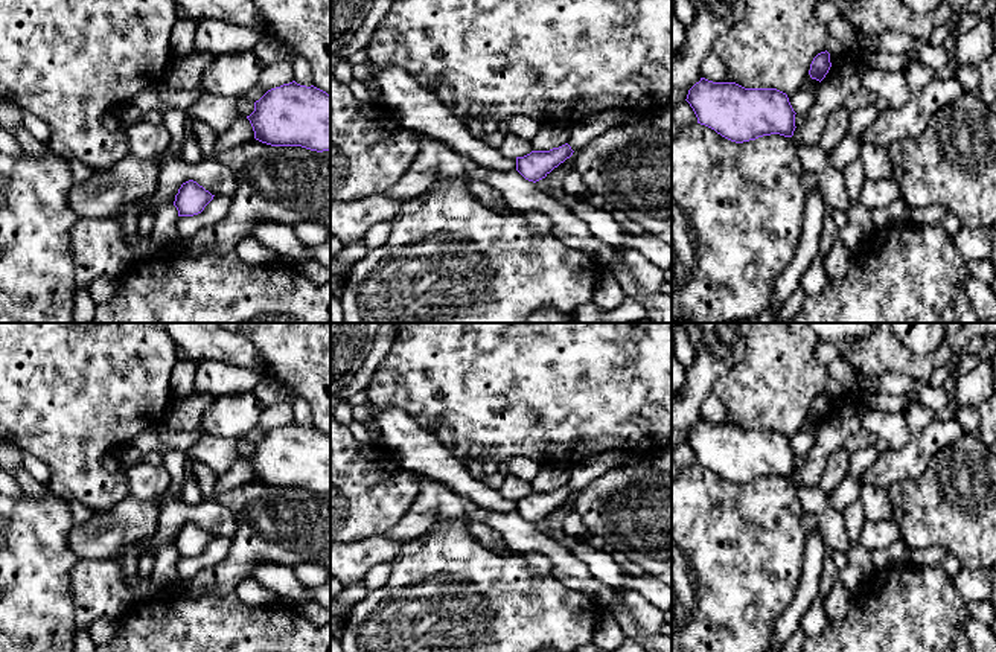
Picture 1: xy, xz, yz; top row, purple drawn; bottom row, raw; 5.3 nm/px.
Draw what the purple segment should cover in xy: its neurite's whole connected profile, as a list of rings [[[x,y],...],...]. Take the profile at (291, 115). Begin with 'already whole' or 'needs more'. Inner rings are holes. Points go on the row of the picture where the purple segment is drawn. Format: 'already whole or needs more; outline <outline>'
already whole; outline [[[295,81],[268,90],[247,116],[254,139],[271,146],[330,149],[330,94]]]

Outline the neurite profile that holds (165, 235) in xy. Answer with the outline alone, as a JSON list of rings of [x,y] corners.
[[[174,204],[154,206],[143,210],[155,215],[151,238],[157,250],[174,248],[180,242],[177,229],[178,210]]]

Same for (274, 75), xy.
[[[274,62],[270,66],[263,66],[259,85],[262,85],[267,90],[280,87],[283,84],[289,84],[294,81],[294,66],[292,62]]]

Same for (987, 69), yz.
[[[996,52],[981,61],[978,70],[981,82],[976,93],[990,105],[996,101]]]

